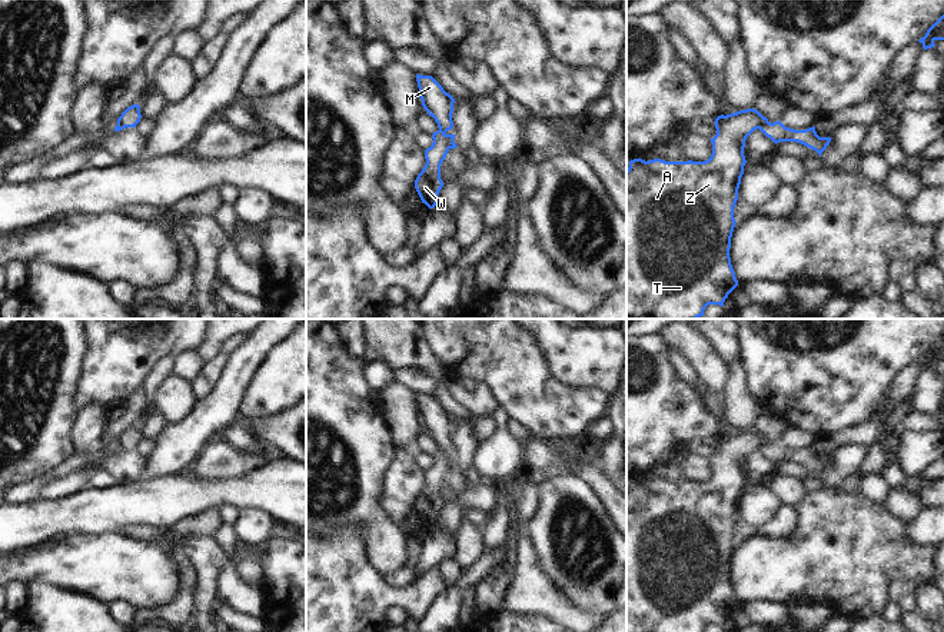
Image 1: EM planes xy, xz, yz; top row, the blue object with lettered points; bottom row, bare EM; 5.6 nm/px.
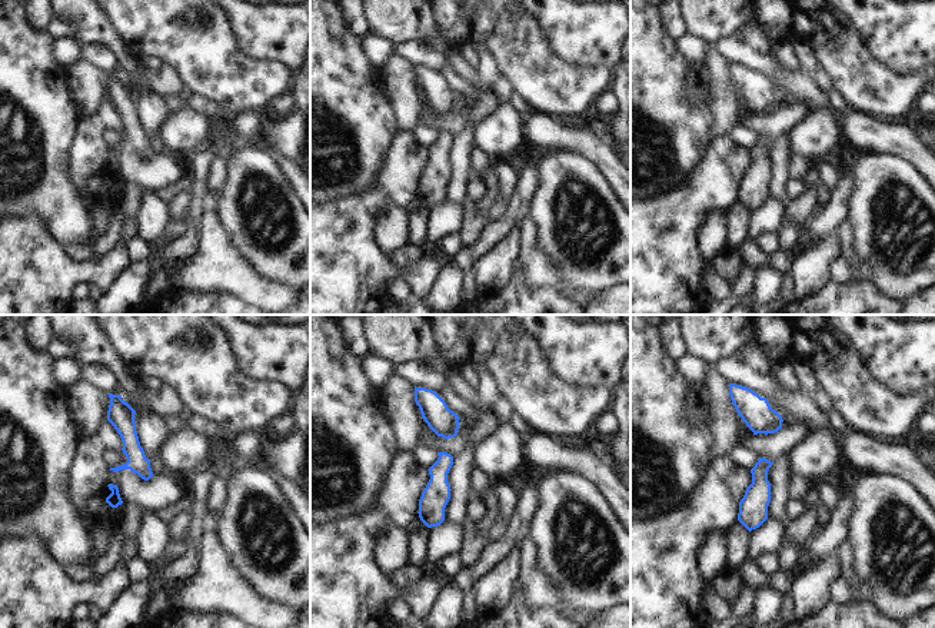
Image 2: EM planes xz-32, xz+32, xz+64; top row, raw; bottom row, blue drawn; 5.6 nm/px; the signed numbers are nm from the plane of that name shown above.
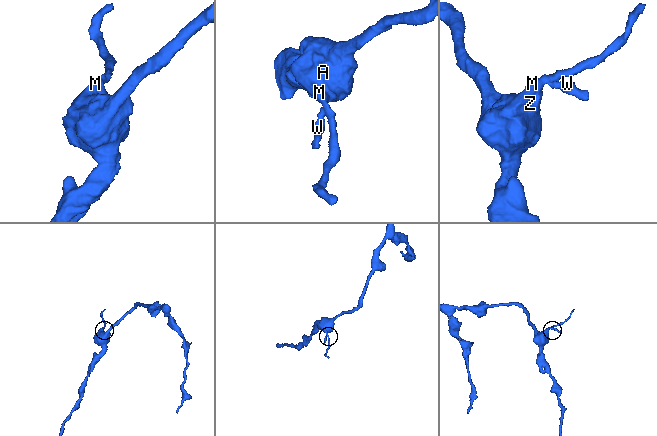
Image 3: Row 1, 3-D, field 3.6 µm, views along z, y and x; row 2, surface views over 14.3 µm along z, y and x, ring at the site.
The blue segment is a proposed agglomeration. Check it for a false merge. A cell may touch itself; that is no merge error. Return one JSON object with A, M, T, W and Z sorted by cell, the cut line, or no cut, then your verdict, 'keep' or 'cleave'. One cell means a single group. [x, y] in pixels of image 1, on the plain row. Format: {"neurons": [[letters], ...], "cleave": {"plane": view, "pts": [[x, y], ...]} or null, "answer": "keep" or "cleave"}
{"neurons": [["A", "M", "T", "Z"], ["W"]], "cleave": {"plane": "yz", "pts": [[770, 443], [763, 443], [758, 448]]}, "answer": "cleave"}

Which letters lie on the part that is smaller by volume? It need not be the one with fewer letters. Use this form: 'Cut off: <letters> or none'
Cut off: W

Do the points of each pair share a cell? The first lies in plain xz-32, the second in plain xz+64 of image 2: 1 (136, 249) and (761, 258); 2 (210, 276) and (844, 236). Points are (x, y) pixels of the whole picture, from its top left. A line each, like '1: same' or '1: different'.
1: different
2: same

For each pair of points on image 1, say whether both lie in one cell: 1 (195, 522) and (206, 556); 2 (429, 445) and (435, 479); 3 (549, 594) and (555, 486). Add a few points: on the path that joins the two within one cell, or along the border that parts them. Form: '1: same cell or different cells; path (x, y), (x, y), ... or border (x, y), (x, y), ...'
1: different cells; border (212, 535), (175, 539)
2: same cell; path (436, 453), (436, 471)
3: different cells; border (534, 551), (542, 572), (574, 604)

